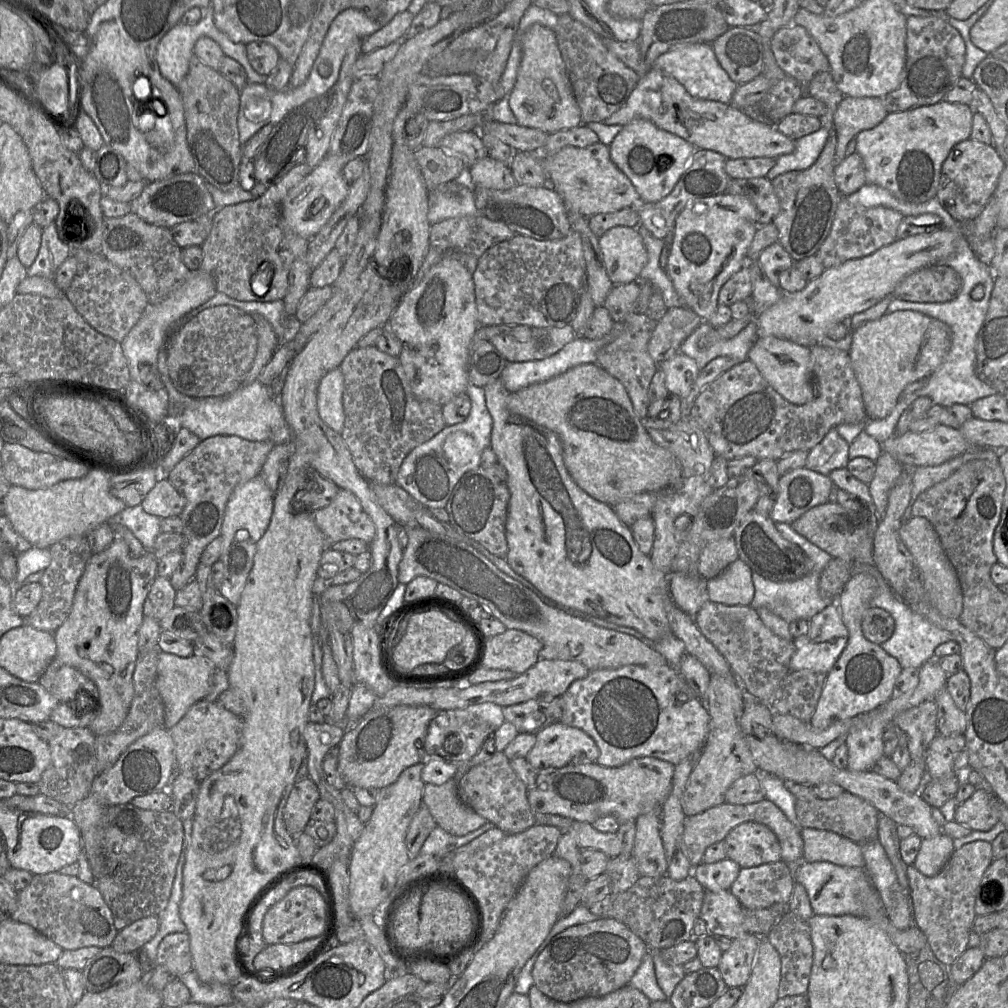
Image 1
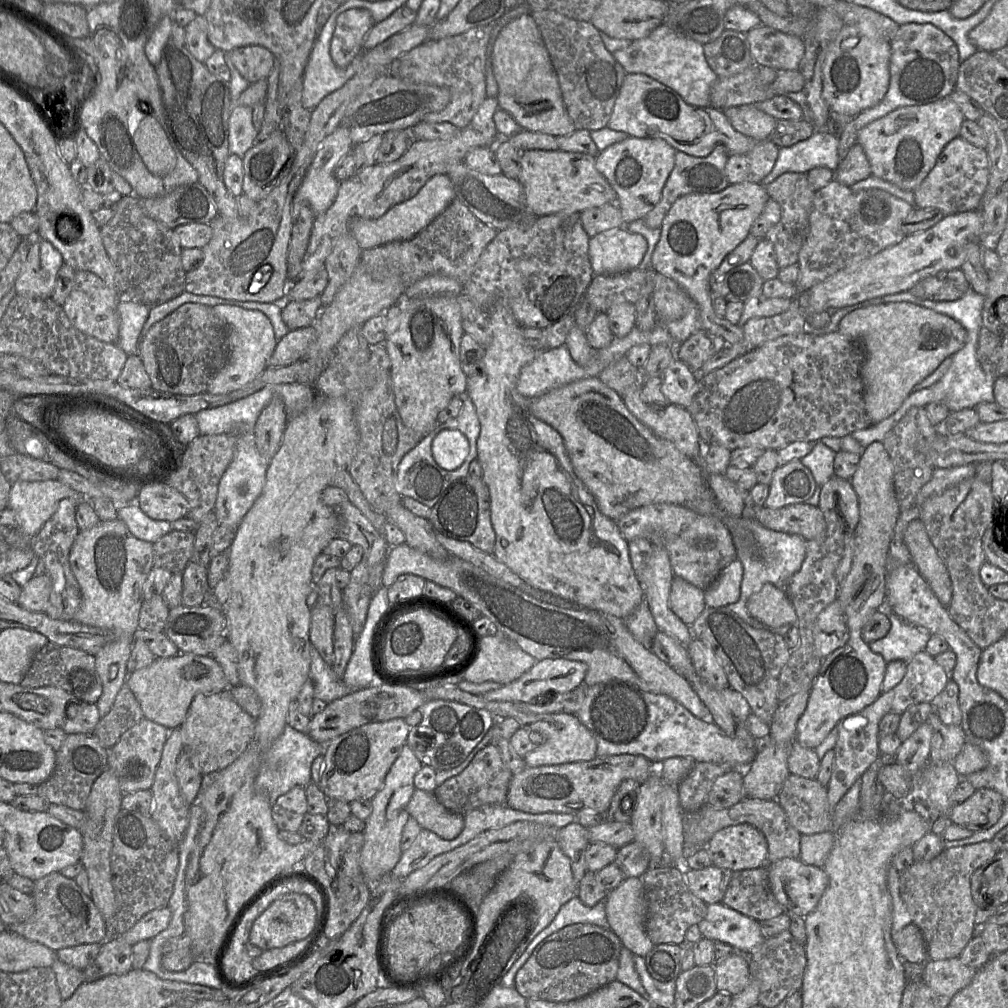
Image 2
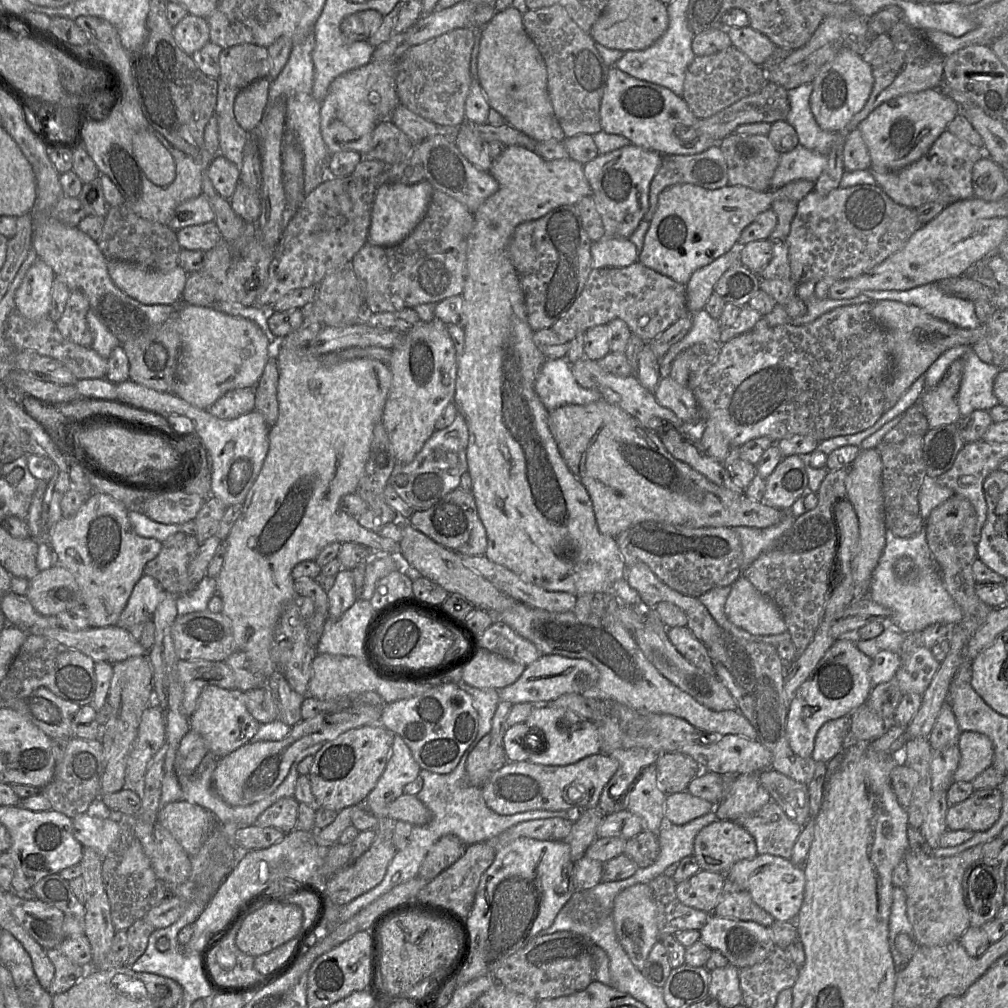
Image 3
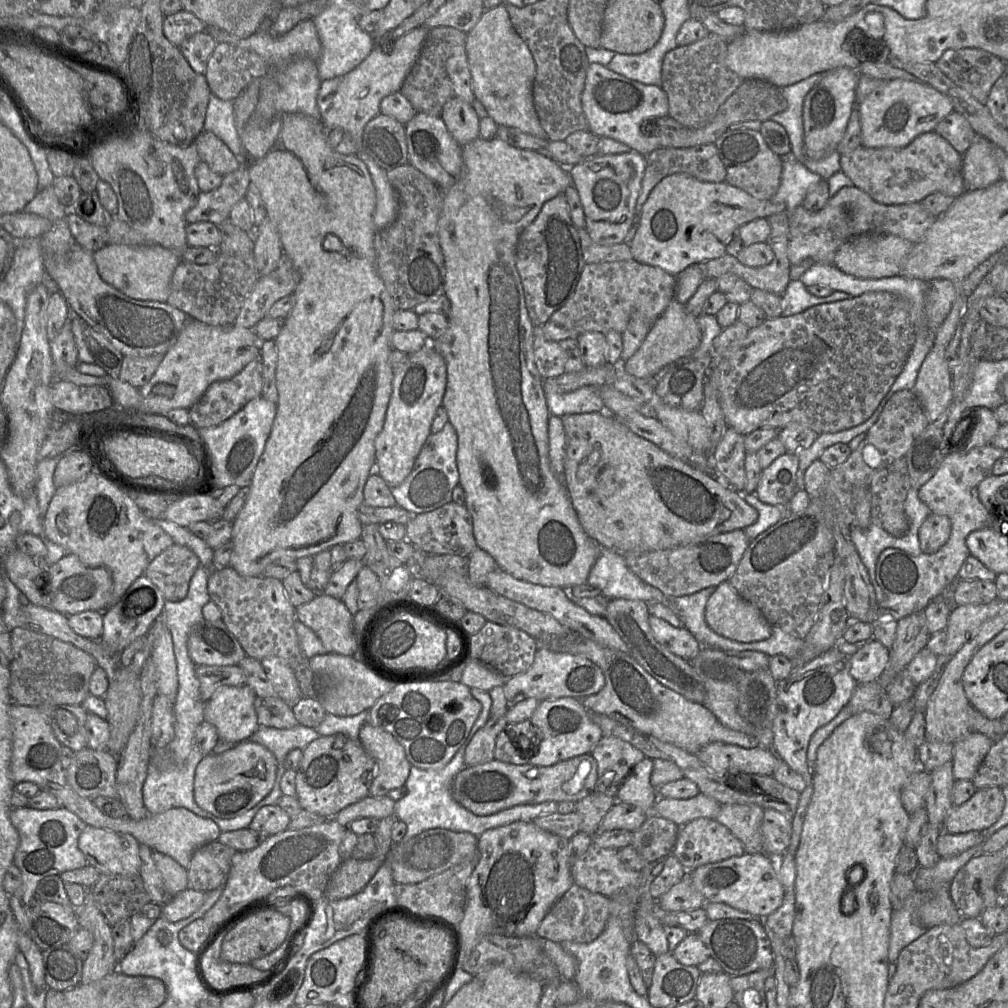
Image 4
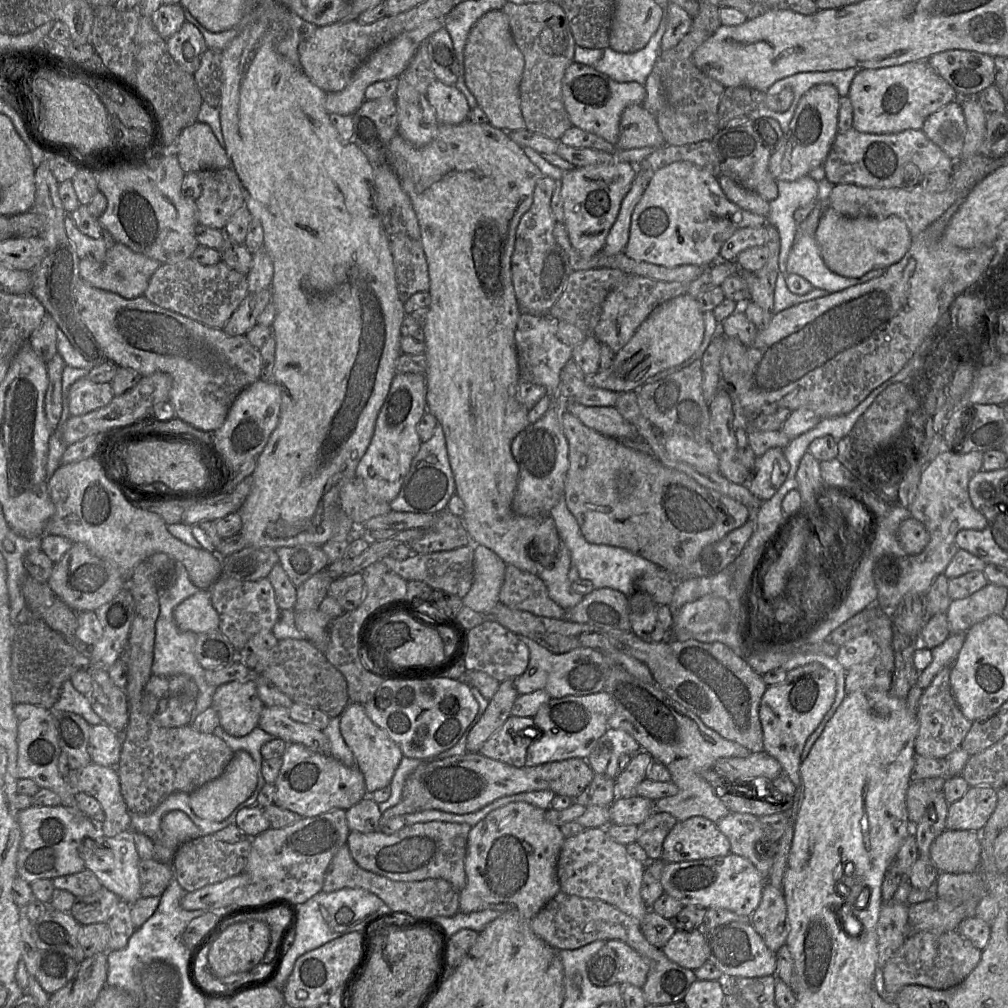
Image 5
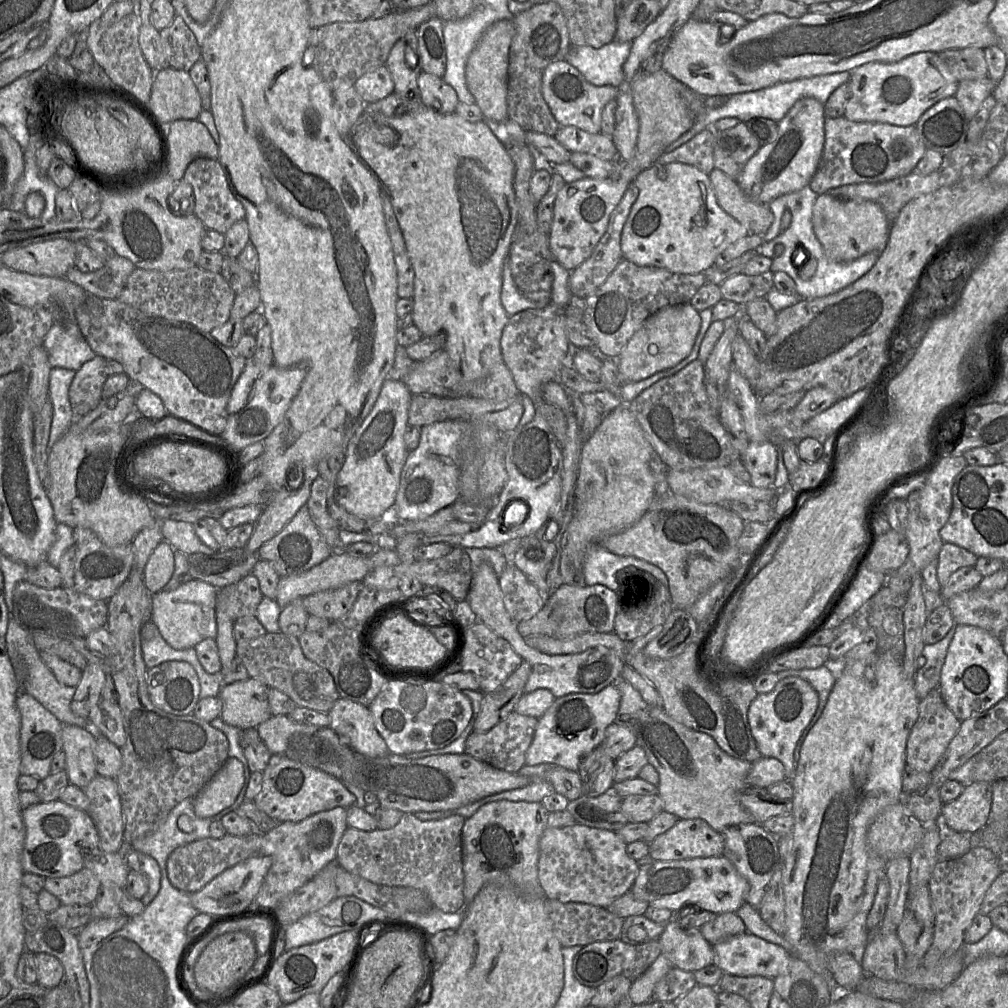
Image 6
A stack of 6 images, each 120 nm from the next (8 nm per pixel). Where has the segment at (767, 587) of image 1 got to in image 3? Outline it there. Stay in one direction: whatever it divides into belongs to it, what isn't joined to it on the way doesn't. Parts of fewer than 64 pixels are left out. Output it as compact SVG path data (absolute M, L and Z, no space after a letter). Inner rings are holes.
M781 510L780 521L766 528L737 526L732 528L739 536L742 547L742 573L761 553L770 549L793 524L795 516Z

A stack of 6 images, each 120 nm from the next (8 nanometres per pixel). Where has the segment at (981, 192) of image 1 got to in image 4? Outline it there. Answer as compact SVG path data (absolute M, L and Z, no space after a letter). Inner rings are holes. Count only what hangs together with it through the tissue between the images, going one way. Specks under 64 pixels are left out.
M934 130L917 136L908 145L901 148L868 148L863 145L842 154L840 170L851 180L852 185L868 194L874 201L885 205L899 205L921 202L926 196L940 192L957 198L966 192L962 176L963 155Z

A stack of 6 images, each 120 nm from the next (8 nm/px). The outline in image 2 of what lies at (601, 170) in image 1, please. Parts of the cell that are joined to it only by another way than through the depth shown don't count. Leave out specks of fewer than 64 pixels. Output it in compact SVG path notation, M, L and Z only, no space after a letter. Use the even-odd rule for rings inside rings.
M525 150L517 178L523 188L525 204L538 217L559 212L578 212L616 203L617 194L595 167L596 157L579 152L558 150Z

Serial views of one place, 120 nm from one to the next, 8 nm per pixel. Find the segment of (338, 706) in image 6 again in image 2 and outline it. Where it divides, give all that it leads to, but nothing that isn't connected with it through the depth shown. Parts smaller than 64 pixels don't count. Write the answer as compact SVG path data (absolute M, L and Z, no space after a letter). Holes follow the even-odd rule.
M406 744L388 771L382 788L372 798L372 812L366 820L366 827L363 832L364 844L360 856L362 874L367 882L372 884L372 887L374 883L389 876L401 858L402 832L410 818L407 805L416 789L414 777L422 766L422 762Z

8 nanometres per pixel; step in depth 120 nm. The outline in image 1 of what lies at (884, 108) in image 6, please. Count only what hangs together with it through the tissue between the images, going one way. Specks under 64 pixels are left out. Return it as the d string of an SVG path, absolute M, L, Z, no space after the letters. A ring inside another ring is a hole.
M945 100L903 112L888 113L877 126L861 131L854 139L856 152L863 160L866 183L888 190L903 202L923 203L935 198L943 162L957 143L970 138L974 113L971 105Z

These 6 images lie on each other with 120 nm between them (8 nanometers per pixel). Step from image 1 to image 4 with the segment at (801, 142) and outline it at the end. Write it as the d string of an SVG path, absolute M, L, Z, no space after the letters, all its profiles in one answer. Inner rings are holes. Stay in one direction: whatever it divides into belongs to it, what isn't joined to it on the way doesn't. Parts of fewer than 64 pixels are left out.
M792 152L780 157L782 158L781 181L770 201L785 204L785 212L790 218L796 207L801 205L810 188L822 178L797 160Z

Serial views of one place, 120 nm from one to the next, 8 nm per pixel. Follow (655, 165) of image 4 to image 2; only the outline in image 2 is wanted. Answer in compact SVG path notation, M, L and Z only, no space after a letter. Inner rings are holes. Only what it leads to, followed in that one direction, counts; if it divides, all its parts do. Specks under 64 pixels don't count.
M717 146L706 157L691 156L683 152L675 155L675 165L662 190L657 205L642 219L652 229L660 228L674 202L680 197L693 193L717 193L730 185L726 175L728 154L722 146Z

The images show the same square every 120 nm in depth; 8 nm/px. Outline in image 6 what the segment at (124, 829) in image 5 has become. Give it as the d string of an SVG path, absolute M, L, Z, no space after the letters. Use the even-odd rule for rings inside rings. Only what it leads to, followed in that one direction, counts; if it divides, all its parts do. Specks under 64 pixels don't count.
M97 774L82 790L89 799L89 808L87 813L96 826L99 836L99 848L104 853L117 852L122 847L124 817L116 779Z

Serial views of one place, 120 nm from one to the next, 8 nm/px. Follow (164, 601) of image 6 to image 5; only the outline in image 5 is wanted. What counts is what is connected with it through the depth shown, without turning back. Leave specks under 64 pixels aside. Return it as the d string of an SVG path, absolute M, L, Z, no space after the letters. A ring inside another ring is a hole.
M200 589L185 599L174 609L173 615L182 631L200 634L219 629L219 615L212 605L209 589Z

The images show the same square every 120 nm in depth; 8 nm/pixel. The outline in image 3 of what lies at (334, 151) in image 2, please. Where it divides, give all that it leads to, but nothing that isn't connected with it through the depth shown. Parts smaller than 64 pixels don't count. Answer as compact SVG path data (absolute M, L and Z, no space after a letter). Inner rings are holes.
M399 55L396 57L396 59L392 61L386 61L386 62L376 62L376 61L370 61L367 64L353 69L349 72L346 72L338 77L336 77L332 83L330 84L327 94L324 97L323 101L320 103L320 121L321 121L321 133L322 138L329 150L329 157L330 155L340 152L340 151L355 151L358 152L362 156L367 156L369 152L372 150L372 133L373 130L377 124L378 121L382 119L387 119L390 117L391 113L395 109L395 107L400 103L397 90L396 90L396 83L395 83L395 77L396 77L396 70L397 70L397 60Z

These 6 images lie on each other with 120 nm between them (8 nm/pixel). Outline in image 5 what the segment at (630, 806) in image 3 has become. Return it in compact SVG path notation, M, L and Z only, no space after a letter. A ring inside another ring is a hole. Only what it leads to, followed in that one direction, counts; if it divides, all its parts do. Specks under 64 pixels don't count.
M643 750L625 760L622 770L615 779L617 797L636 795L636 787L646 779L647 770L653 761L652 756Z

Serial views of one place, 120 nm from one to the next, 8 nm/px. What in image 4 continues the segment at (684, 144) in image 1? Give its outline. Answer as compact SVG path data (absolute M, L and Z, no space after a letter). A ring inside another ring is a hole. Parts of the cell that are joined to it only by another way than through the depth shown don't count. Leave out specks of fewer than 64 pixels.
M631 150L621 154L585 158L572 168L567 168L572 186L577 189L581 199L585 230L596 244L611 246L624 241L635 216L645 167L645 156Z

